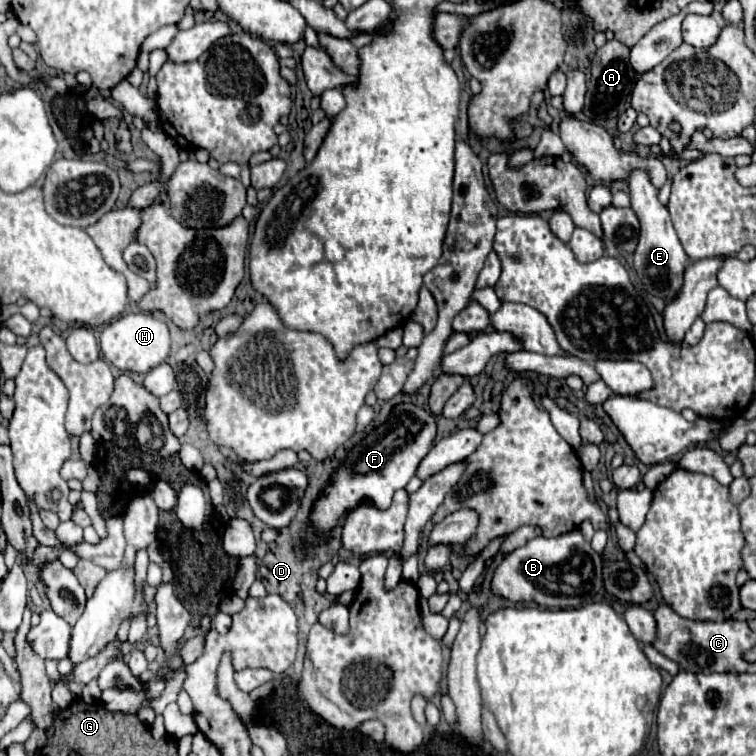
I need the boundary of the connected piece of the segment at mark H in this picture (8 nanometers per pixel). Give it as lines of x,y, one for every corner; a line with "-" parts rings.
151,313
123,315
117,321
109,323
99,335
103,357
117,369
131,373
147,373
149,369
161,365
169,355
169,343
171,339
165,321
161,321
157,315

